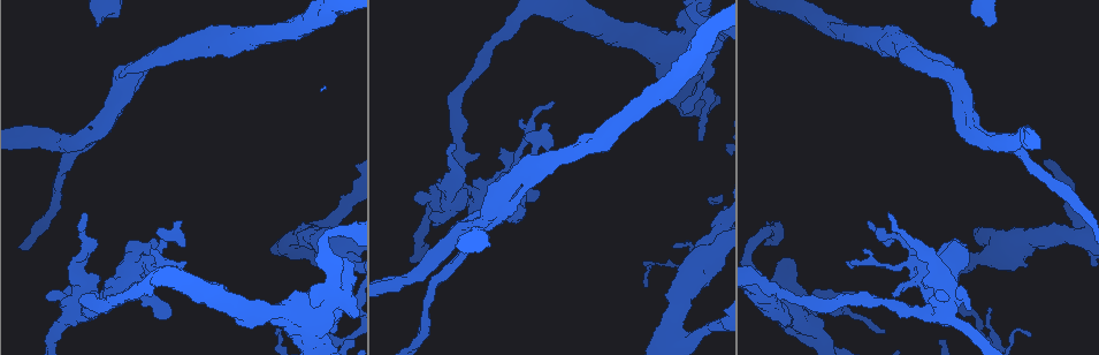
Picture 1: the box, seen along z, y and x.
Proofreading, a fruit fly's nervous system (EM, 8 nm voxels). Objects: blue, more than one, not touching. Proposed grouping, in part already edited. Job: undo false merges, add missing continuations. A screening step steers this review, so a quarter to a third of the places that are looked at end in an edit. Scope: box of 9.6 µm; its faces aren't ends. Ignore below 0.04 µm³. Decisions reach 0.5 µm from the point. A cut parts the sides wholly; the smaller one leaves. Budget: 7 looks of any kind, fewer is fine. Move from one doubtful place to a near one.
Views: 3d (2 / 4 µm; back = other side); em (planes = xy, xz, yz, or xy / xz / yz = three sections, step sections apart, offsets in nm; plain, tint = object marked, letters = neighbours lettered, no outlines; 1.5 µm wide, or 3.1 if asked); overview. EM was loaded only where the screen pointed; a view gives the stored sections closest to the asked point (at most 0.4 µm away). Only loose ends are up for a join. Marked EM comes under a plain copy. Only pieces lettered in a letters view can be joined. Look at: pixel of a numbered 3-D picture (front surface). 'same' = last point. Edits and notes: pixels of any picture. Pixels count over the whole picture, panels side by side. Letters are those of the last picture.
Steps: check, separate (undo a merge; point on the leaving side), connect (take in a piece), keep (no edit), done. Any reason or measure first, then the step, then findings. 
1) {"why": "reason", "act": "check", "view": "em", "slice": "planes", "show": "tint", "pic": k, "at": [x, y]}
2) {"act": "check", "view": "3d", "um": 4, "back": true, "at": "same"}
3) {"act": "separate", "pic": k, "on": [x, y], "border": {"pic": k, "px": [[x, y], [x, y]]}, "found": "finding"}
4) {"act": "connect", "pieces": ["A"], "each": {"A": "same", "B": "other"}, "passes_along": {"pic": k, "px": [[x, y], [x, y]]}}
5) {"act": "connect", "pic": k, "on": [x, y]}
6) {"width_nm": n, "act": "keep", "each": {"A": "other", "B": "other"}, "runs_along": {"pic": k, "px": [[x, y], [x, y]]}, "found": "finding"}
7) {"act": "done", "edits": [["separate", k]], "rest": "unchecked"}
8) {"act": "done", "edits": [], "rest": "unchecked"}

{"why": "thin end", "act": "check", "view": "3d", "um": 4, "pic": 1, "at": [275, 334]}

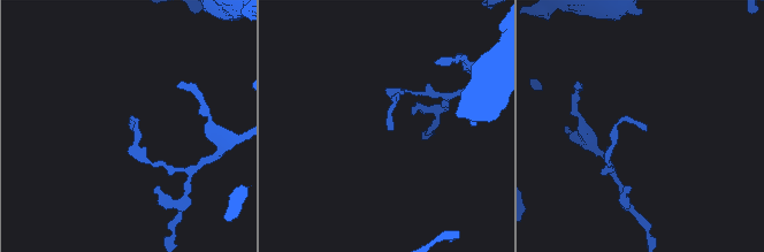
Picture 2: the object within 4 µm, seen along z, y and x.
{"act": "check", "view": "em", "slice": "xy", "step": 8, "show": "letters", "pic": 2, "at": [389, 129]}

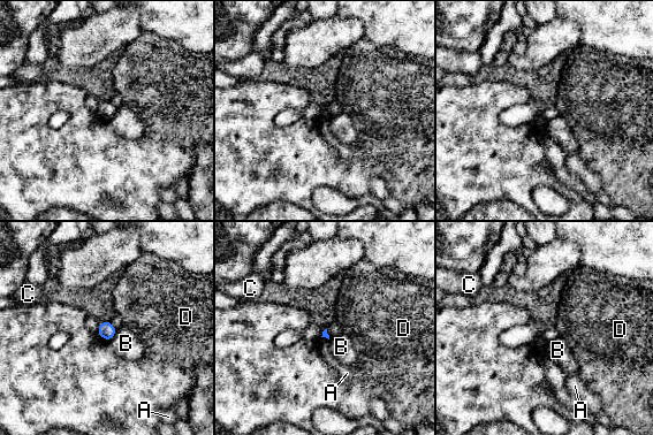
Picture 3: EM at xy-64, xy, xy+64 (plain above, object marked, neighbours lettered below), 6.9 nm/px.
{"why": "cut it another way", "act": "check", "view": "em", "slice": "planes", "show": "letters", "at": "same"}

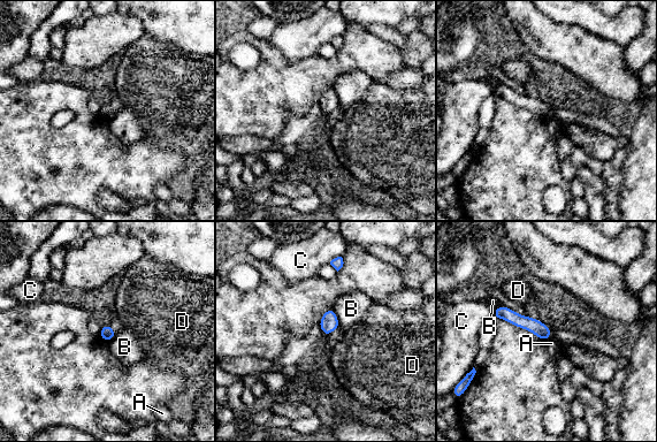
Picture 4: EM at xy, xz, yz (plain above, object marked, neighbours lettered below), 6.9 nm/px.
{"width_nm": 100, "longest_contact_nm": ["B", 140], "act": "keep", "each": {"A": "other", "B": "other", "C": "other", "D": "other"}, "found": "no lettered piece goes on from it"}

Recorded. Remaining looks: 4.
{"why": "a fork", "act": "check", "view": "3d", "um": 4, "pic": 1, "at": [927, 315]}

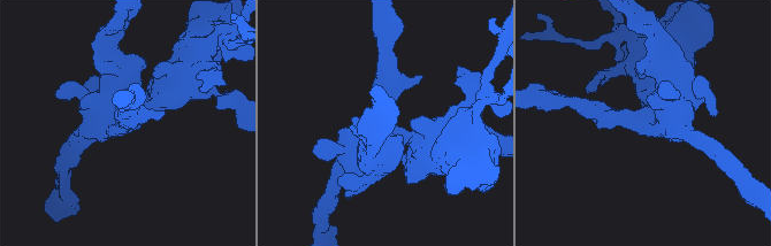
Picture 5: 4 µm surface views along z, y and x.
{"why": "need the tissue", "act": "check", "view": "em", "slice": "planes", "show": "letters", "pic": 5, "at": [645, 122]}

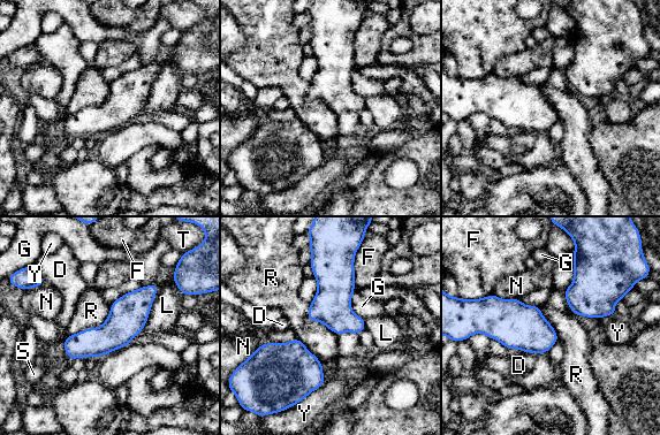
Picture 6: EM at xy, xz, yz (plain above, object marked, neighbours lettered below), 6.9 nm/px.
{"act": "keep", "each": {"D": "other", "F": "other", "G": "other", "L": "other", "N": "other", "R": "other", "S": "other", "T": "other", "Y": "other"}, "runs_along": {"pic": 6, "px": [[154, 287], [100, 341], [69, 353]]}, "found": "one cell here"}

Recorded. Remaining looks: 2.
{"act": "done", "edits": [], "rest": "unchecked"}

